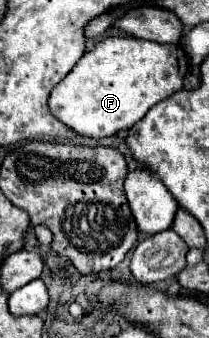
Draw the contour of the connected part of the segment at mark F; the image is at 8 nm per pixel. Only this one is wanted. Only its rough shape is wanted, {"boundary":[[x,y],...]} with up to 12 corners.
{"boundary":[[130,35],[86,51],[50,93],[78,135],[130,129],[182,89],[188,57]]}

